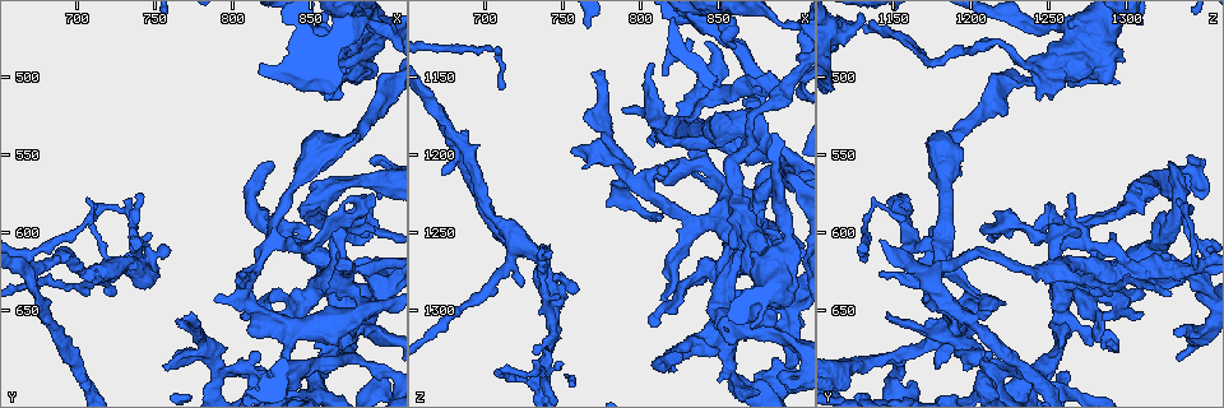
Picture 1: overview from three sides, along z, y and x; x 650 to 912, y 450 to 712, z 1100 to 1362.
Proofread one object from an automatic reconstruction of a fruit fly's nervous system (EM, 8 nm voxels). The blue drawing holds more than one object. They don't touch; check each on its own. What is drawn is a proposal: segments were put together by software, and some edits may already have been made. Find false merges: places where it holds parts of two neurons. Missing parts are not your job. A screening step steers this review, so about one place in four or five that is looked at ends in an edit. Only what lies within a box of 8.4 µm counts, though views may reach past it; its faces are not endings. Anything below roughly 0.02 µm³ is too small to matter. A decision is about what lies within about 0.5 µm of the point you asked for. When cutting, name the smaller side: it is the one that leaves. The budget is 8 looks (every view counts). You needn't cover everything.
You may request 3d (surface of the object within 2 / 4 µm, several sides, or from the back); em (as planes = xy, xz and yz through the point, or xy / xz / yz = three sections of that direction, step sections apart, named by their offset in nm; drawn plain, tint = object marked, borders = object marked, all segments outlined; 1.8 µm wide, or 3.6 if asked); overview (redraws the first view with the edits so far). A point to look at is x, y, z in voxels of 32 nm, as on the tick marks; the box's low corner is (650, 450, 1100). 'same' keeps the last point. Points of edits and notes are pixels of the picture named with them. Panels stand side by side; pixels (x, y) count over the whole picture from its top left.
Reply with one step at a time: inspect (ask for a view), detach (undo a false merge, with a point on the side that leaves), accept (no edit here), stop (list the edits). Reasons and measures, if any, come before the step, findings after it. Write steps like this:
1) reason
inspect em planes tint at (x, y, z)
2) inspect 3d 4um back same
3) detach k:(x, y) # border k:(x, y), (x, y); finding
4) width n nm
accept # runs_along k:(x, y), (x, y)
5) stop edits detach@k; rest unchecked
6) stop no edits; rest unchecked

three-way junction
inspect 3d 2um at (824, 604, 1182)

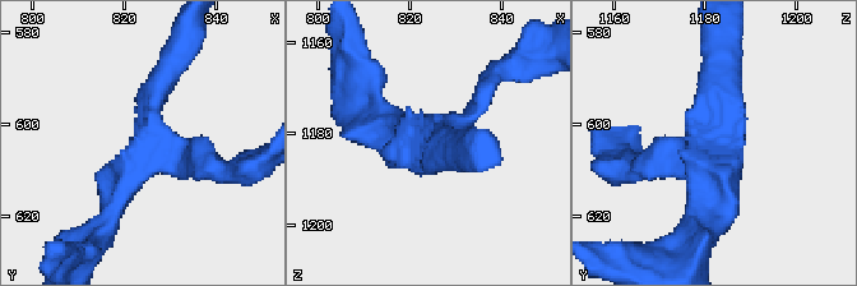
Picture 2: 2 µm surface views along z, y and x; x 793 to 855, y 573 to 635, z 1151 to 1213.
arms 3; arm_widths 180, 220, 240 nm; now the EM
inspect em xz step 4 tint at (825, 605, 1181)

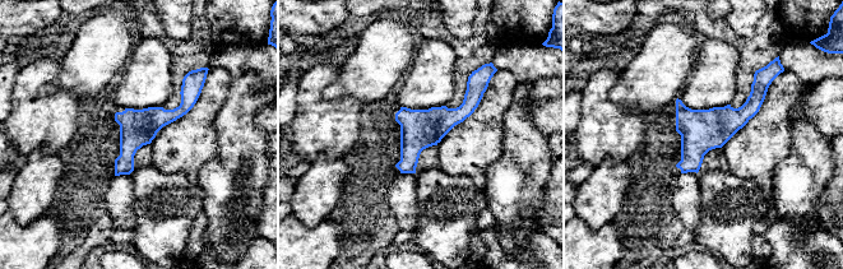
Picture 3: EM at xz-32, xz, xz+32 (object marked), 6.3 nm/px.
inspect em planes tint same

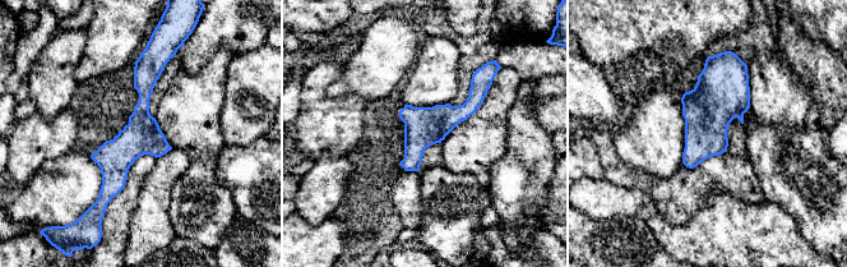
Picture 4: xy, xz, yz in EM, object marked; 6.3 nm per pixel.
accept # runs_along 4:(146, 56), (142, 132), (105, 201); one neuron here

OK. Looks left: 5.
a fork
inspect em xz step 16 tint at (720, 622, 1254)

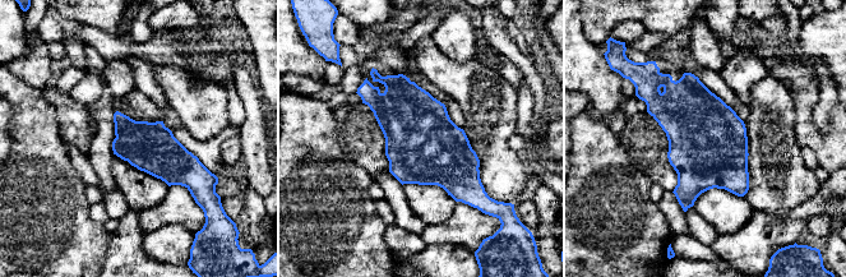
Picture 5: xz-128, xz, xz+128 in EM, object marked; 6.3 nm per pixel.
another direction
inspect em planes borders same

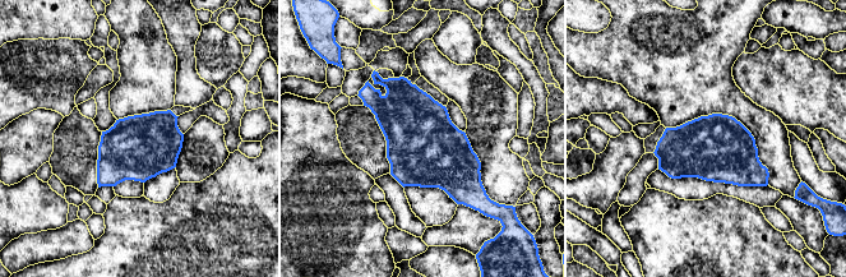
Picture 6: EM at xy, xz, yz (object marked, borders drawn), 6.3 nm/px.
accept # one neuron here

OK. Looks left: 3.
four arms meet
inspect 3d 2um at (852, 690, 1244)

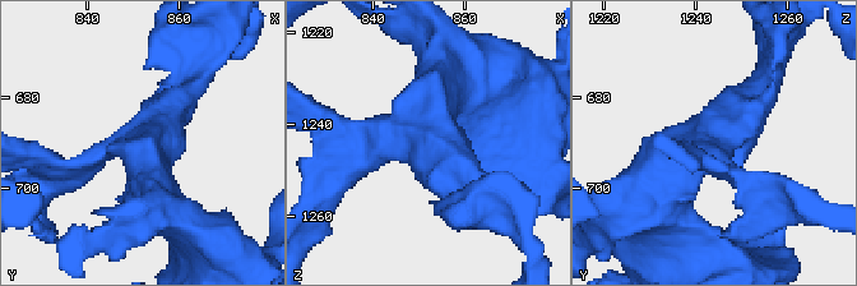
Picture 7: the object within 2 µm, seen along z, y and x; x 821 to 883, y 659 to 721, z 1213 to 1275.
arms 4
inspect em planes tint at (852, 689, 1244)

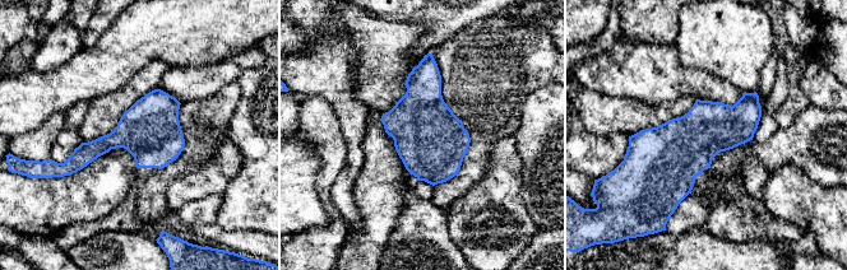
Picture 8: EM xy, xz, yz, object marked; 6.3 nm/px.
width 360 nm
accept # one neuron here

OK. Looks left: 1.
stop no edits; rest unchecked

